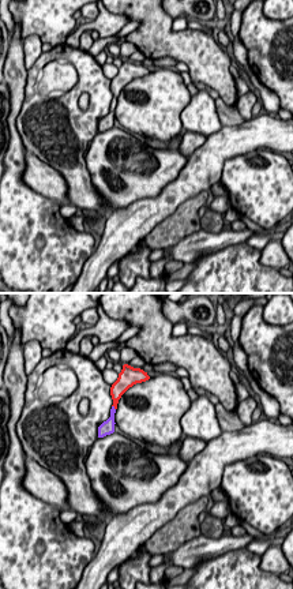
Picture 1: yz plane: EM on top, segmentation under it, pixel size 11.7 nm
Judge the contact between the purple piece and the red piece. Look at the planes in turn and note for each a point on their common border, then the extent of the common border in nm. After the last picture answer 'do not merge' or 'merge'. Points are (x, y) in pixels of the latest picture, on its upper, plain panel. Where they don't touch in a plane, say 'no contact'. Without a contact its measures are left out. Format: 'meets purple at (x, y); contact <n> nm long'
meets purple at (113, 102); contact 70 nm long

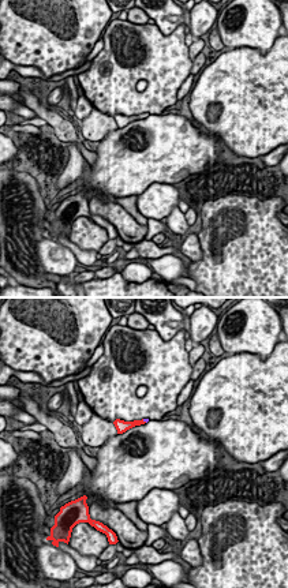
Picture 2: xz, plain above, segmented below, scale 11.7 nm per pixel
meets purple at (145, 115); contact 70 nm long

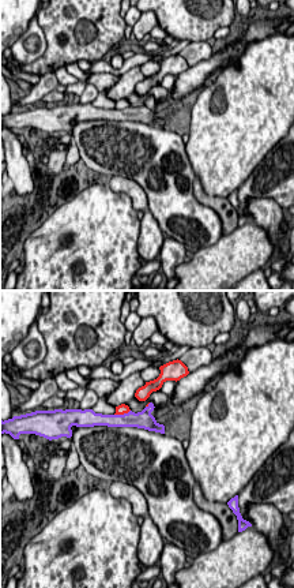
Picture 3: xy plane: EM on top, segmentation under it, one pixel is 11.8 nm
meets purple at (121, 109); contact 200 nm long

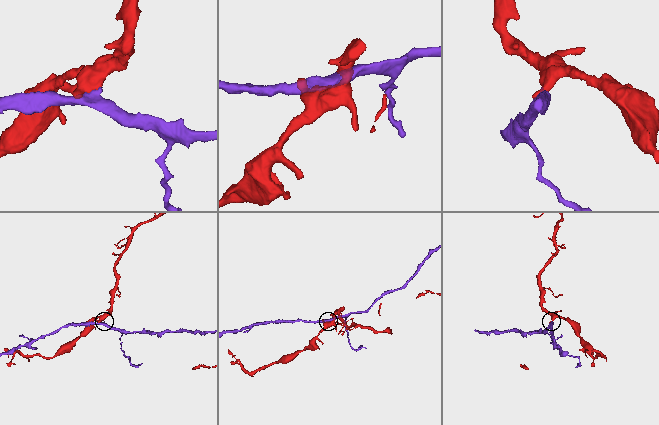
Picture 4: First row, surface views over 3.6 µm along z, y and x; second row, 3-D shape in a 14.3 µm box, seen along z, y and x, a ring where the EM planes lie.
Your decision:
do not merge

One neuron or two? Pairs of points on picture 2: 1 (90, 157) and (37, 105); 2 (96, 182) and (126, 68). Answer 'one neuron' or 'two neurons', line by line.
1: one neuron
2: two neurons

